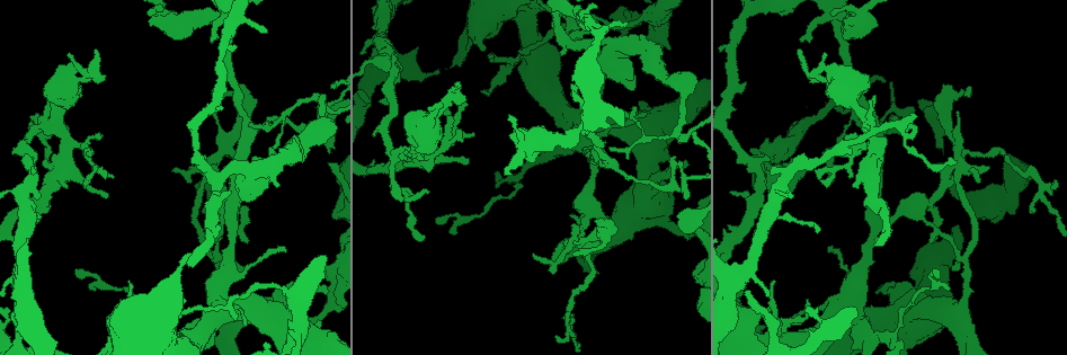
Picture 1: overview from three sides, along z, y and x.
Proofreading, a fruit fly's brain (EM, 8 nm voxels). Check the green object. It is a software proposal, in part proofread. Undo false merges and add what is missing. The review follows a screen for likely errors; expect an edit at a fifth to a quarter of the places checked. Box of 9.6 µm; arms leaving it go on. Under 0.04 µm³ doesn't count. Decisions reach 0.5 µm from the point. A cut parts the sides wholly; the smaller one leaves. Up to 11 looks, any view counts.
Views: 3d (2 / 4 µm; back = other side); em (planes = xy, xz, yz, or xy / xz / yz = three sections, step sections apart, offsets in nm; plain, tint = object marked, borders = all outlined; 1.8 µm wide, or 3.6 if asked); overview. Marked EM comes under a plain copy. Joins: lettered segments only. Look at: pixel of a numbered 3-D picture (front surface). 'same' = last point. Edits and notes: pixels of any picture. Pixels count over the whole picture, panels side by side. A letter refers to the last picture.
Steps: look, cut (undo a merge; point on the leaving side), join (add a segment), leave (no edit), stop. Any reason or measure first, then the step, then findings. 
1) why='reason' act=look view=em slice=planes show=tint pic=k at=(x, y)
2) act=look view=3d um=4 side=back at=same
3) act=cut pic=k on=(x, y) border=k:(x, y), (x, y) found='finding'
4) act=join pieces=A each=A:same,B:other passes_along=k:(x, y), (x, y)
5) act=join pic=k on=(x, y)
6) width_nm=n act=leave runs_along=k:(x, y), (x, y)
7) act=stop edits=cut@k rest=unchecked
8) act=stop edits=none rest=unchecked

why='free end' act=look view=3d um=2 pic=1 at=(465, 100)

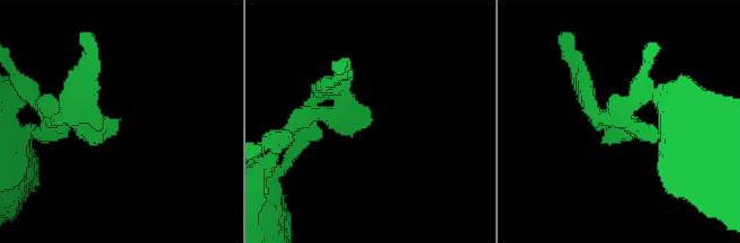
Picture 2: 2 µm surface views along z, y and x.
why='shape alone is not enough' act=look view=em um=3.6 slice=planes show=borders pic=2 at=(369, 125)

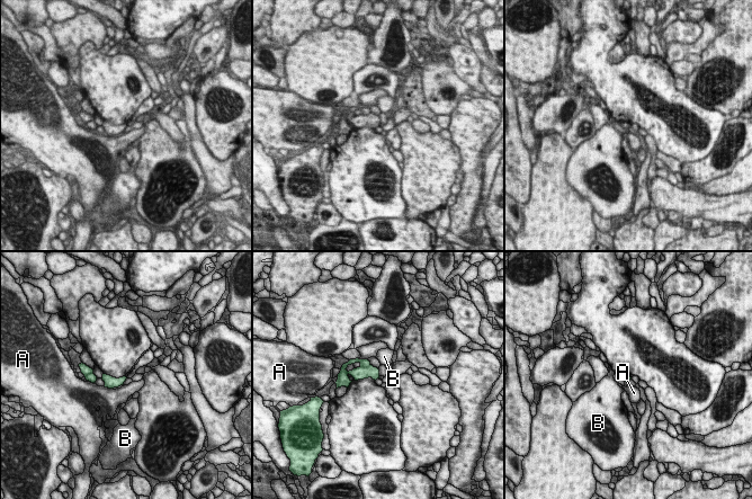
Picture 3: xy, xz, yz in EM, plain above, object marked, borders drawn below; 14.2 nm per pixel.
act=leave each=A:other,B:other border=3:(104, 386), (113, 389) found='no lettered segment goes on from it'

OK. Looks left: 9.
why='branch stops here' act=look view=em slice=xz step=16 show=borders pic=1 at=(743, 193)

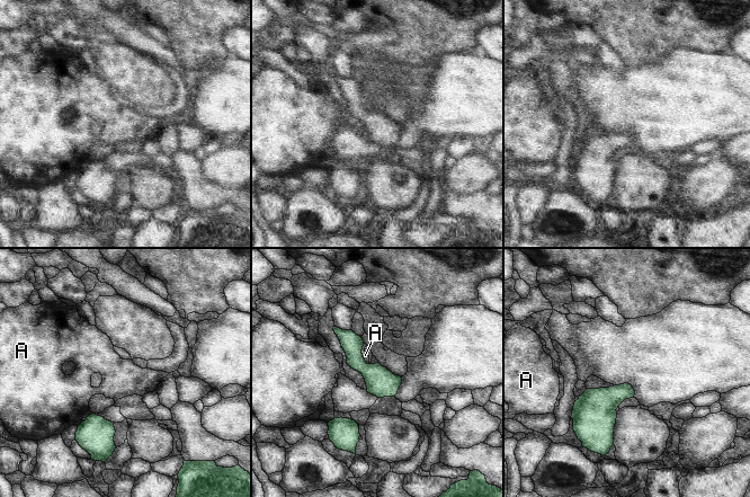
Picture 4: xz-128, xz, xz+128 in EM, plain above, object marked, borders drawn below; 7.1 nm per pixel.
act=leave each=A:other border=4:(363, 343), (363, 358), (377, 363) found='no lettered segment goes on from it'

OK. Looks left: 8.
why='sudden change in width' act=look view=em um=3.6 slice=planes show=tint pic=1 at=(905, 338)

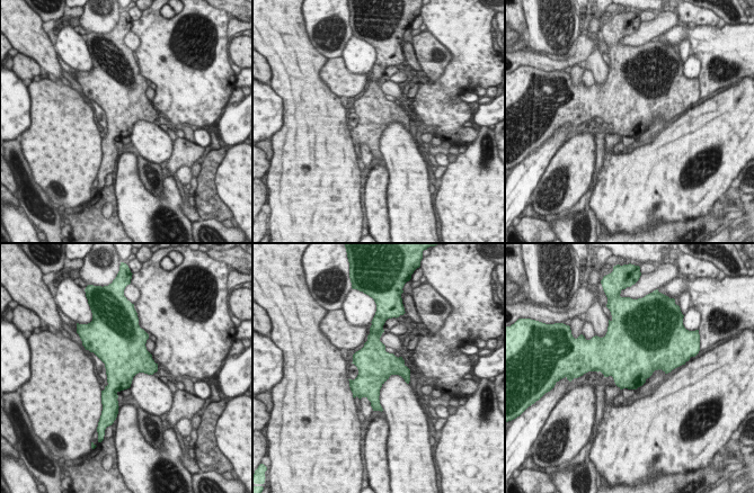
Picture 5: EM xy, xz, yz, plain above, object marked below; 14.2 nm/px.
why='see the neighbours' act=look view=em um=3.6 slice=planes show=borders at=same

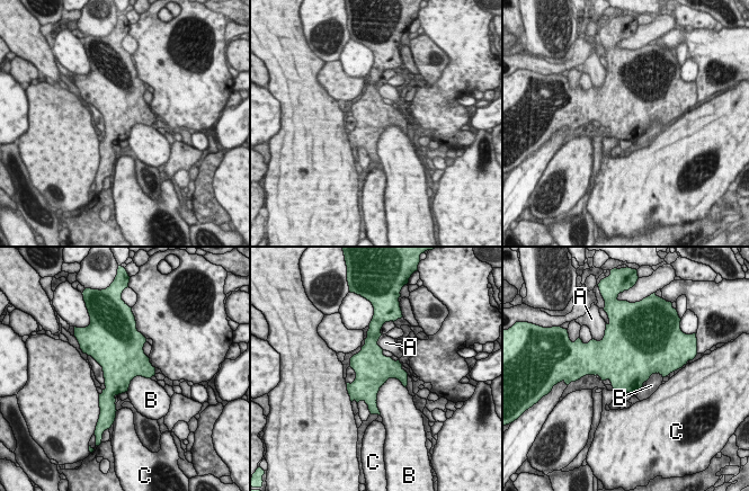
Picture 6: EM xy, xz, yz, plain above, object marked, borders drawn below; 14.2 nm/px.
act=leave each=A:other,B:other,C:other border=6:(398, 378), (380, 389), (379, 411) found='one cell here'

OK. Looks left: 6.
why='four-way junction' act=look view=3d um=4 pic=1 at=(223, 312)

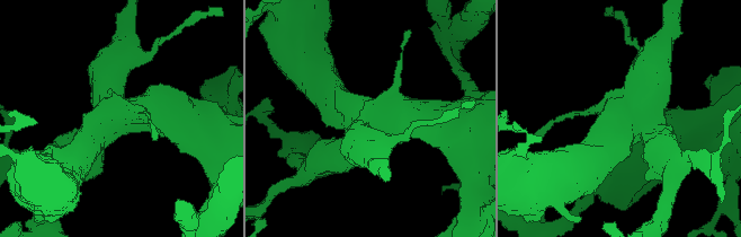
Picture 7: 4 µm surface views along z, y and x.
act=look view=em um=3.6 slice=yz step=16 show=borders pic=7 at=(112, 115)

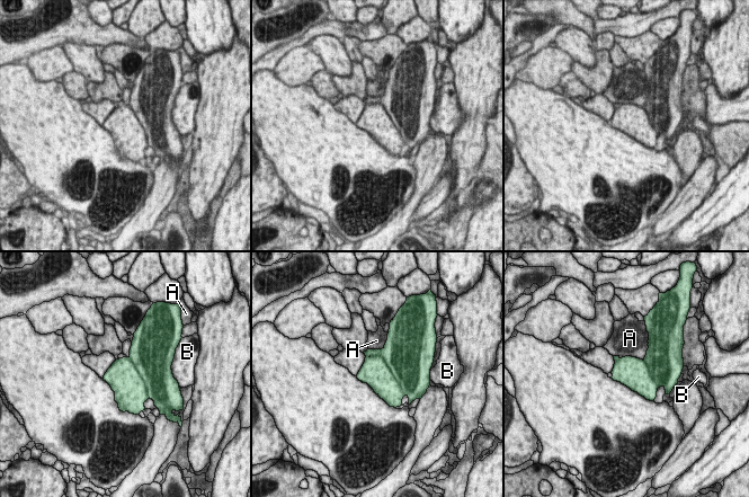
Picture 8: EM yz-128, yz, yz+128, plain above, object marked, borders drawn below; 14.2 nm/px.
width_nm=420 act=cut pic=8 on=(403, 360) each=A:other,B:other found='two cells meet here'

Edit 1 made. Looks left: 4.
act=stop edits=cut@8 rest=unchecked

